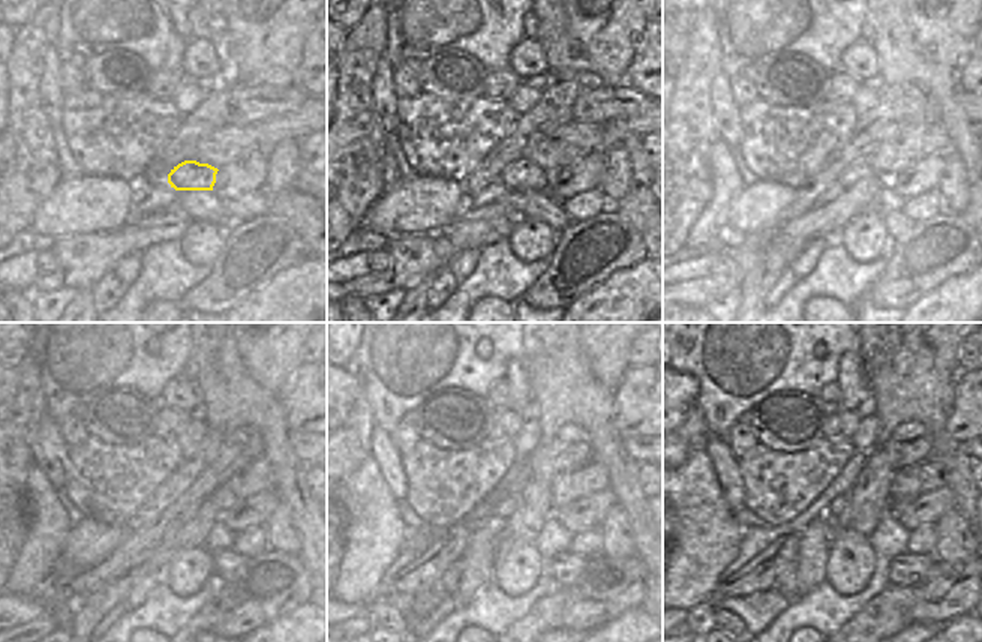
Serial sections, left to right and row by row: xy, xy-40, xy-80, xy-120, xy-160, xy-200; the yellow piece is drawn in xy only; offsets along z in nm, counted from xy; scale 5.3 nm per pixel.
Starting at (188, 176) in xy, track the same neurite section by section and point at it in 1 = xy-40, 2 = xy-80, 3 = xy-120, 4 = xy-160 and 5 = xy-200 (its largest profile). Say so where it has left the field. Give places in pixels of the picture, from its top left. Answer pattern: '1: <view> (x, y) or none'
1: xy-40 (522, 174)
2: xy-80 (858, 170)
3: xy-120 (183, 501)
4: xy-160 (507, 506)
5: xy-200 (838, 506)

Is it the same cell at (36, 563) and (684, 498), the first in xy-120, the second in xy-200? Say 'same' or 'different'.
same

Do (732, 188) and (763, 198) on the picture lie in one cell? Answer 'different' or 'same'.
different

